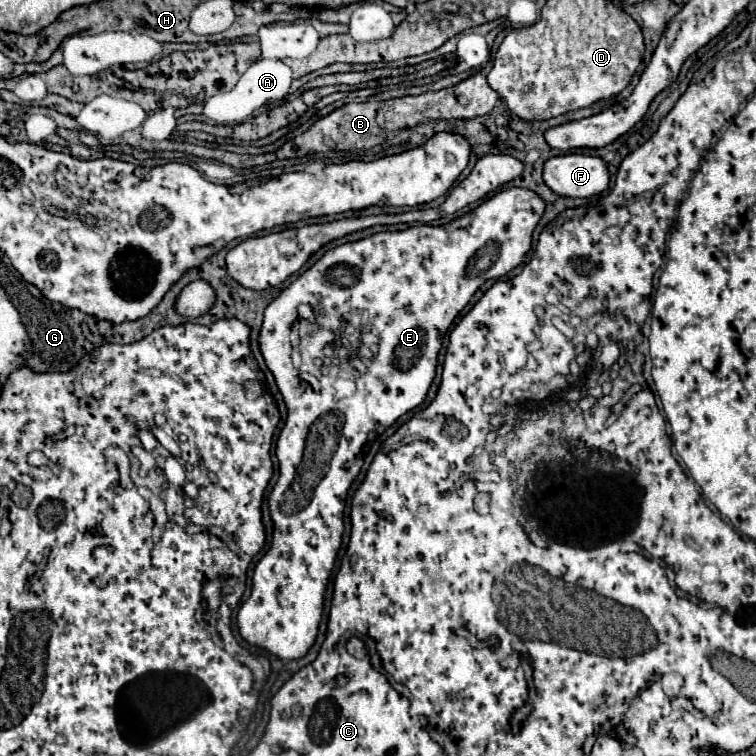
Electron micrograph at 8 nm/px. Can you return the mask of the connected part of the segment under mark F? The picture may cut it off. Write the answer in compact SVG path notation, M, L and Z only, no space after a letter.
M569 153L545 161L543 181L555 195L593 197L609 187L609 171L601 157Z

